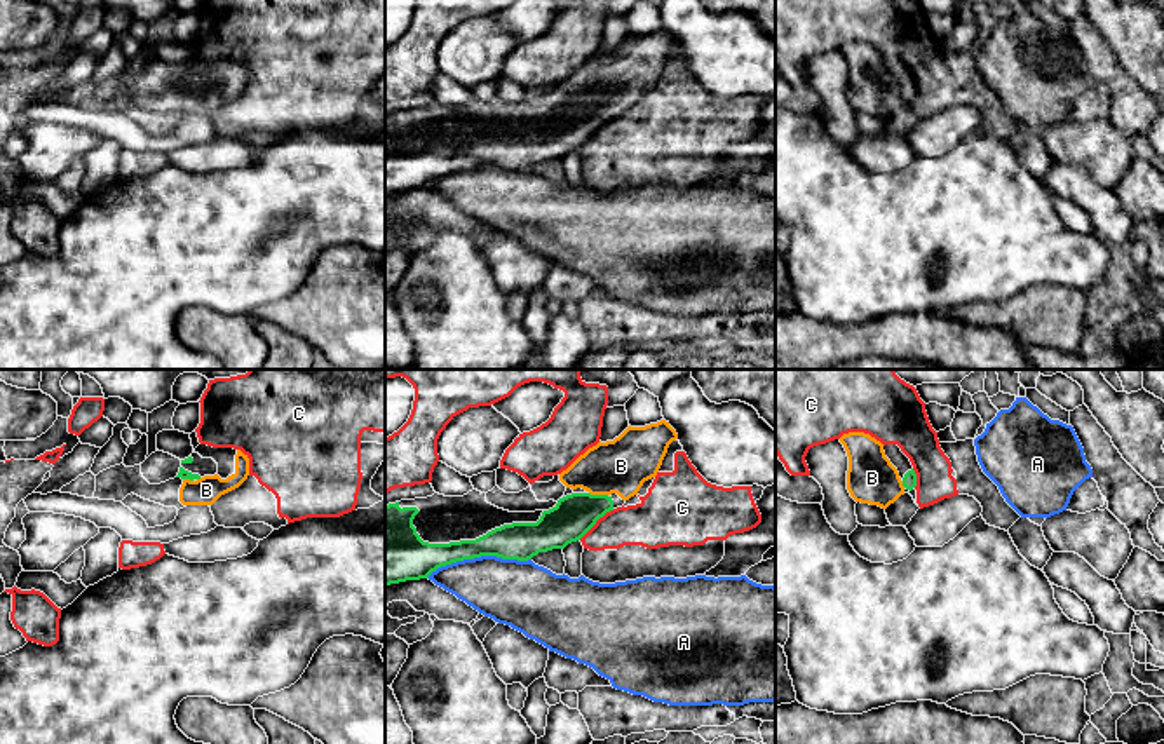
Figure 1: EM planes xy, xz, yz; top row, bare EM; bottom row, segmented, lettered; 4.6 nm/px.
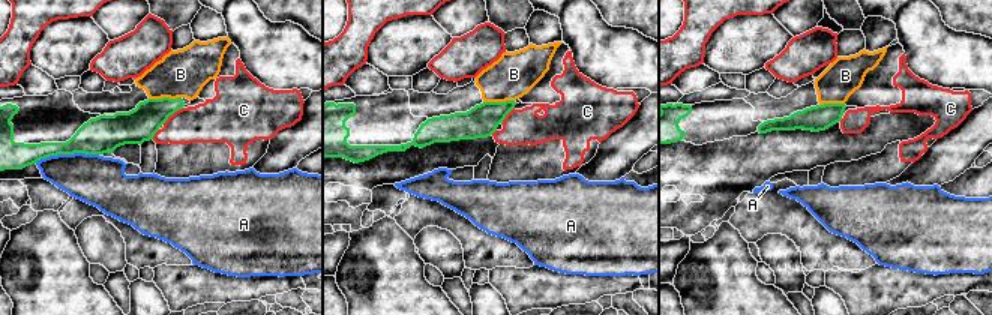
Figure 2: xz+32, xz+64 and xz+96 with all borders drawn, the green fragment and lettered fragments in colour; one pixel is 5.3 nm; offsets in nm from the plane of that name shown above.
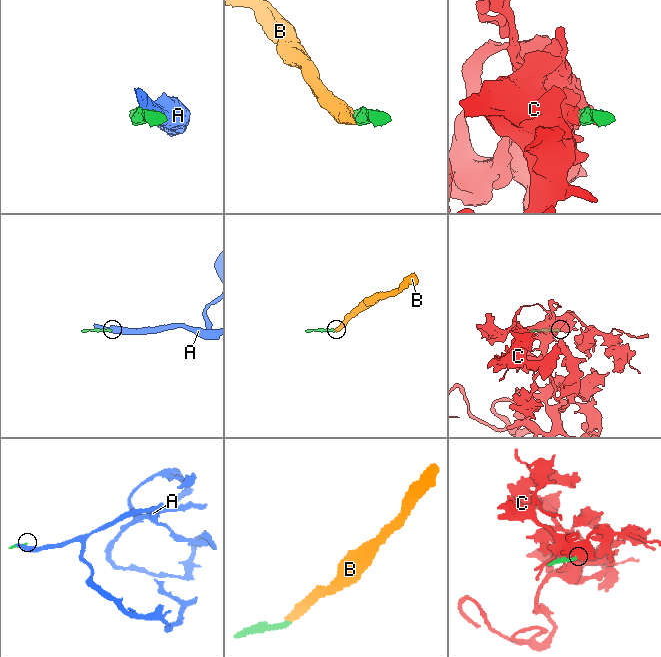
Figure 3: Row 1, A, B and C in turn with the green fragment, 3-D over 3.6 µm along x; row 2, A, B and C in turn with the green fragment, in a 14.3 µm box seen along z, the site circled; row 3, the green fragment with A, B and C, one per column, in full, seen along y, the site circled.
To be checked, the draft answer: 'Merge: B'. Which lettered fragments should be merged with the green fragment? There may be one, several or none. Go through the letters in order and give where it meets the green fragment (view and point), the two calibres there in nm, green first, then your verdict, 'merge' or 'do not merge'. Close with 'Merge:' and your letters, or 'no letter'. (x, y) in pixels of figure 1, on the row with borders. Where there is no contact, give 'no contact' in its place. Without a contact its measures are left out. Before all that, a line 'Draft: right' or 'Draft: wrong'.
Draft: right
A: xz (478, 556) | 180/300 nm | do not merge
B: xz (598, 495) | 190/260 nm | merge
C: xz (596, 520) | 190/220 nm | do not merge
Merge: B

